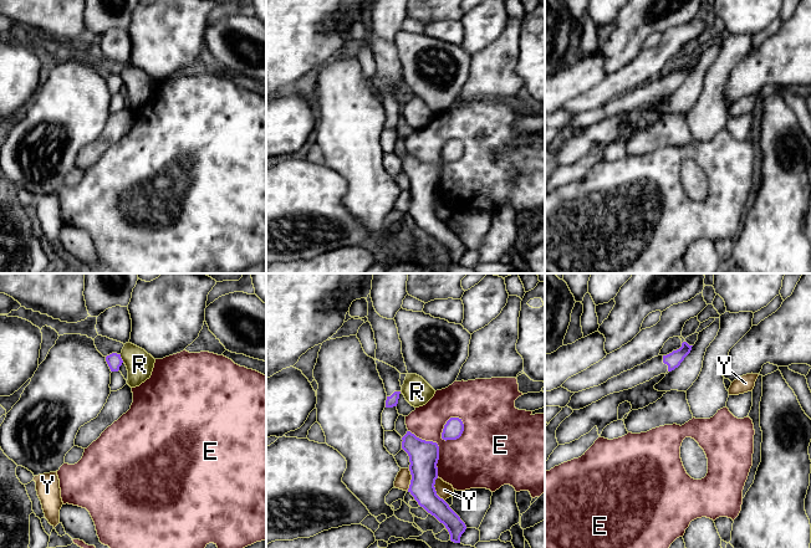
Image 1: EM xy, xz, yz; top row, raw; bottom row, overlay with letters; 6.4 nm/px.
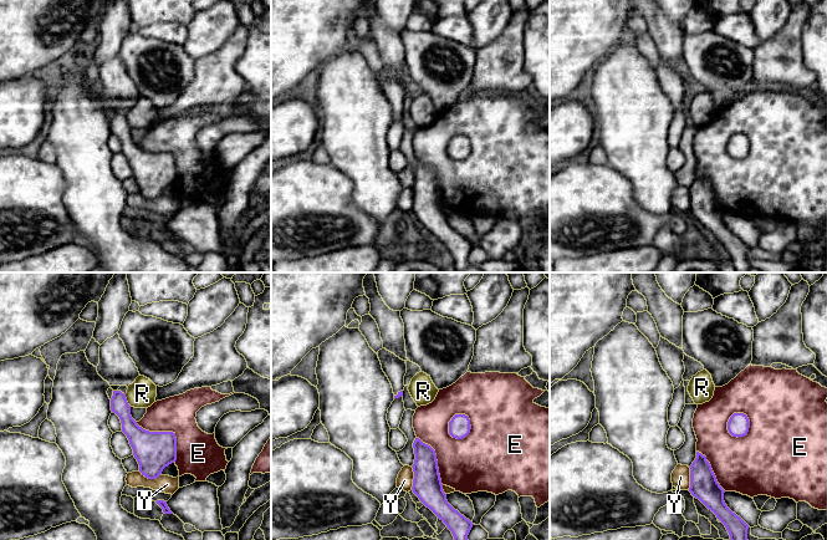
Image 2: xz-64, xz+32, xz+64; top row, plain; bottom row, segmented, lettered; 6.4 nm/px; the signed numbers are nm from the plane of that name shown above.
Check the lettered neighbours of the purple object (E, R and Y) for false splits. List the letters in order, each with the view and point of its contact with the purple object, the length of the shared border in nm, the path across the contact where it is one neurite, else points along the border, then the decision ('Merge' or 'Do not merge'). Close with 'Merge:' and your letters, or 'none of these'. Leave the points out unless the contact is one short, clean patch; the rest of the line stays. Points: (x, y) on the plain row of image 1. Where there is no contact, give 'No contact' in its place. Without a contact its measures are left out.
E: Touches purple at xz (447, 144). Shared border 190 nm. Do not merge
R: Touches purple at xy (121, 80). Shared border 60 nm. Boundary: xy (120, 76), (123, 83). Do not merge
Y: Touches purple at xz (434, 211). Shared border 170 nm. Boundary: xz (437, 199), (434, 211), (444, 223). Do not merge
Merge: none of these

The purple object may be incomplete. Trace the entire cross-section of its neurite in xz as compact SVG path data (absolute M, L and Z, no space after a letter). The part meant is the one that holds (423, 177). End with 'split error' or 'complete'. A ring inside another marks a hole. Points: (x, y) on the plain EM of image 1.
M407 153L402 162L402 170L408 175L410 184L412 201L408 214L420 229L445 247L452 263L460 265L460 258L466 247L449 226L437 216L434 209L438 200L438 165L422 162L410 153Z; complete

